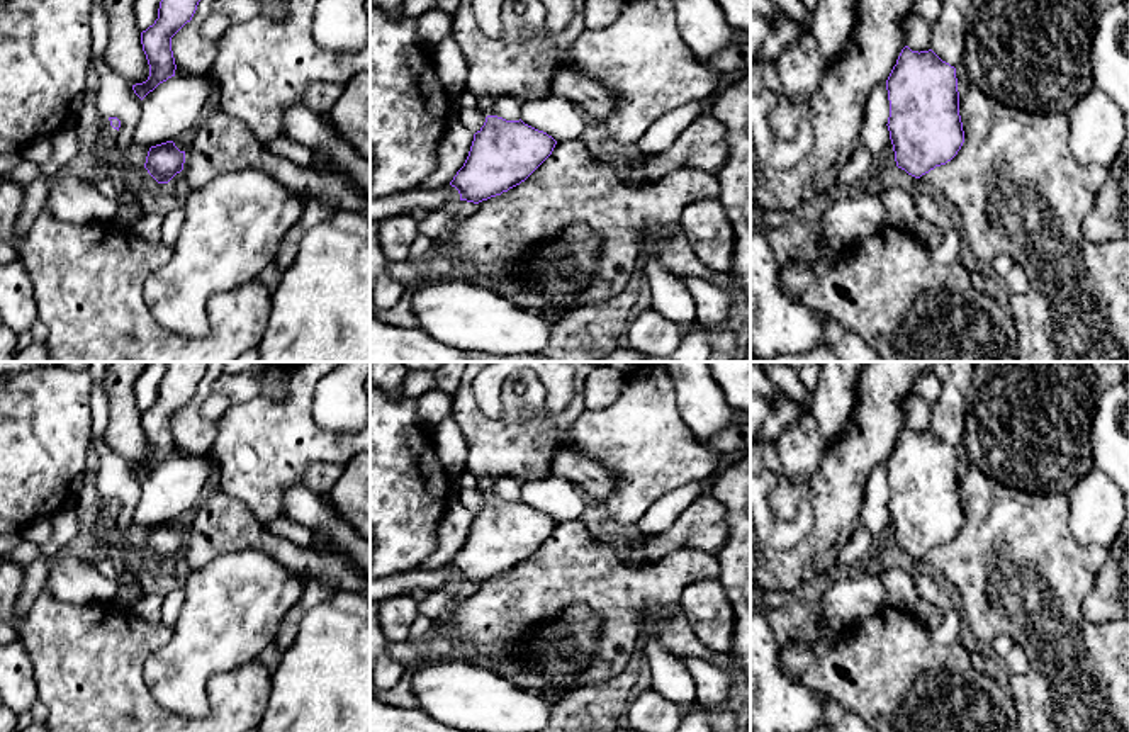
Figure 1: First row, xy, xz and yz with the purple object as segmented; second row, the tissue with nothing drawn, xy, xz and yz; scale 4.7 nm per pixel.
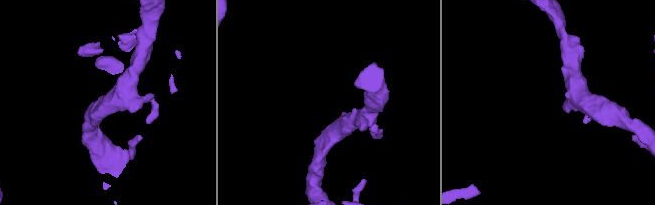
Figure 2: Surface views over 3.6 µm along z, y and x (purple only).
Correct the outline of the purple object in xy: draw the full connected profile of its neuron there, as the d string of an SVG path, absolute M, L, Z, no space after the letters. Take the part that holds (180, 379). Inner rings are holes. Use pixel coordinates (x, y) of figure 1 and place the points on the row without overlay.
M165 362L165 374L160 382L158 399L141 413L141 425L149 445L149 457L132 465L134 474L143 481L160 464L175 457L175 438L171 418L192 401L209 362Z

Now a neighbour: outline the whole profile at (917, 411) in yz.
M917 392L910 394L903 401L903 413L907 418L907 426L912 431L929 431L930 430L930 406Z

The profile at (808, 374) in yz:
M808 362L798 370L800 380L808 392L812 392L813 387L817 386L820 372L822 372L820 362Z

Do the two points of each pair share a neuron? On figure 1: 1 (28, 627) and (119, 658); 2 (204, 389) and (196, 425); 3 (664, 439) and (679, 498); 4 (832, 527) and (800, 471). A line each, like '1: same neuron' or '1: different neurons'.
1: same neuron
2: same neuron
3: different neurons
4: different neurons

